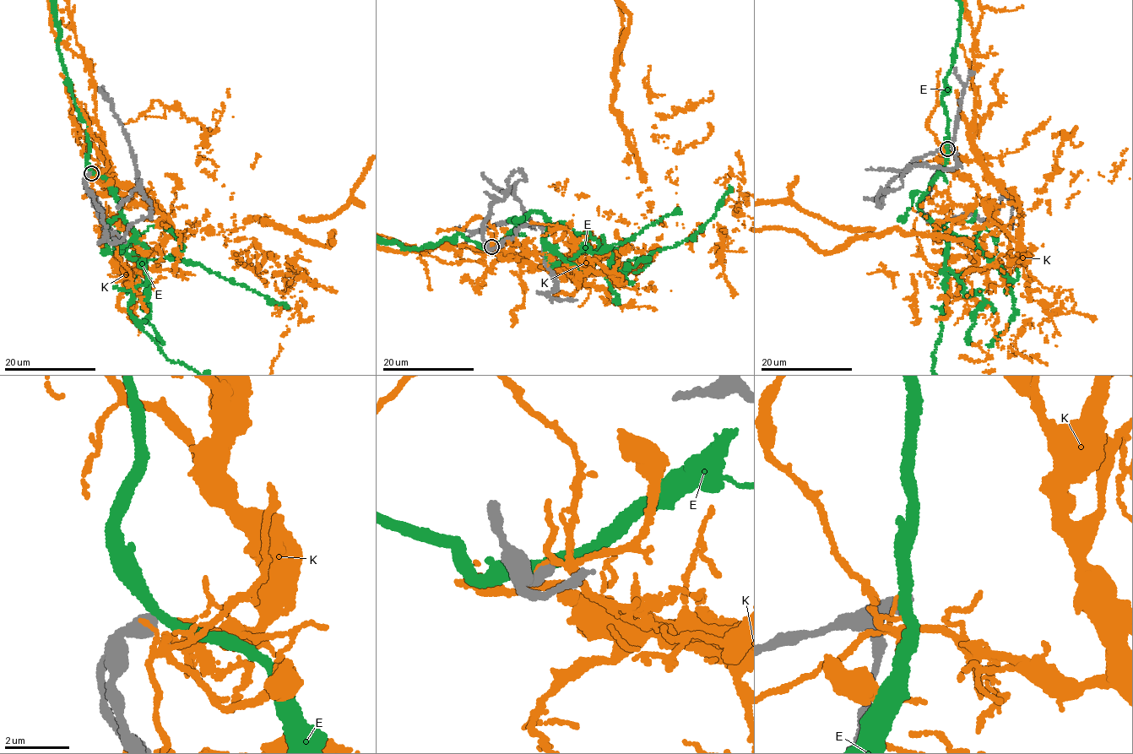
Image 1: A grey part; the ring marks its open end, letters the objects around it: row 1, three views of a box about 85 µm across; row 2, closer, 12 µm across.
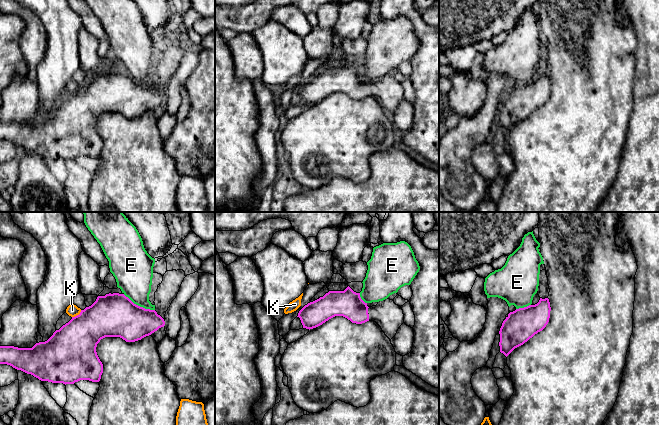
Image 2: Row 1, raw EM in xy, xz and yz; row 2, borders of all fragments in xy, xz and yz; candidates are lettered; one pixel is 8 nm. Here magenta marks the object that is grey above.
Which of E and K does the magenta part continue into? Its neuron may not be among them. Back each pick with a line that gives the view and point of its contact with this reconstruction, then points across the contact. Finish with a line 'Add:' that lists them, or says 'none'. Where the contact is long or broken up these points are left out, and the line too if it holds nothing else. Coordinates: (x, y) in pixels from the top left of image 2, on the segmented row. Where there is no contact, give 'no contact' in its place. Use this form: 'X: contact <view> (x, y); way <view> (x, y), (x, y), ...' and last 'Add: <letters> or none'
Add: none

